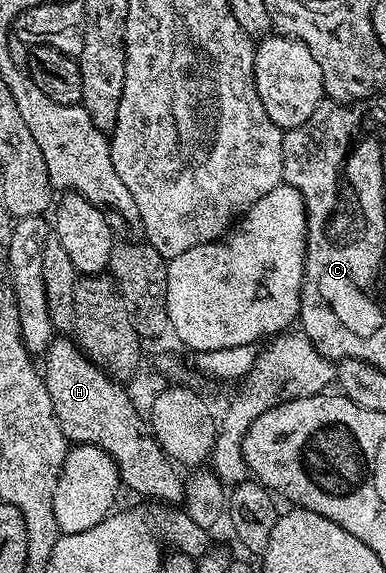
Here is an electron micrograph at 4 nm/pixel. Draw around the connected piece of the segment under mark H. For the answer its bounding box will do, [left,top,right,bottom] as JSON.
[43,337,185,505]

